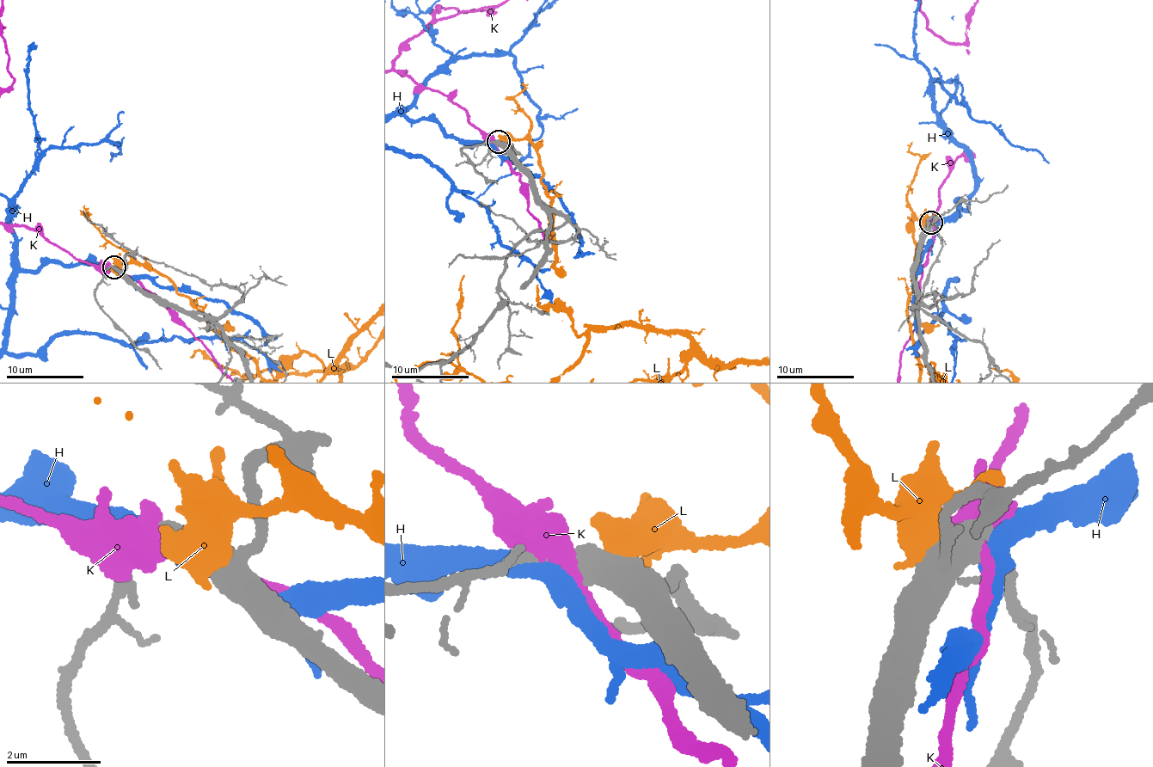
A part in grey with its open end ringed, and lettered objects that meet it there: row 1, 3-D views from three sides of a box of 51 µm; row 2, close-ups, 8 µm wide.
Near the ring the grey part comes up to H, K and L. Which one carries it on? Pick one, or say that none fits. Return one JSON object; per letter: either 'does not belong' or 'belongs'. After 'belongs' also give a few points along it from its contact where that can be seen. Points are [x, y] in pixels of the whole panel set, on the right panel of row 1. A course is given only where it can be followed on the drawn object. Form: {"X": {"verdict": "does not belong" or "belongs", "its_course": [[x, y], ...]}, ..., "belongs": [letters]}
{"H": {"verdict": "does not belong"}, "K": {"verdict": "does not belong"}, "L": {"verdict": "does not belong"}, "belongs": []}

